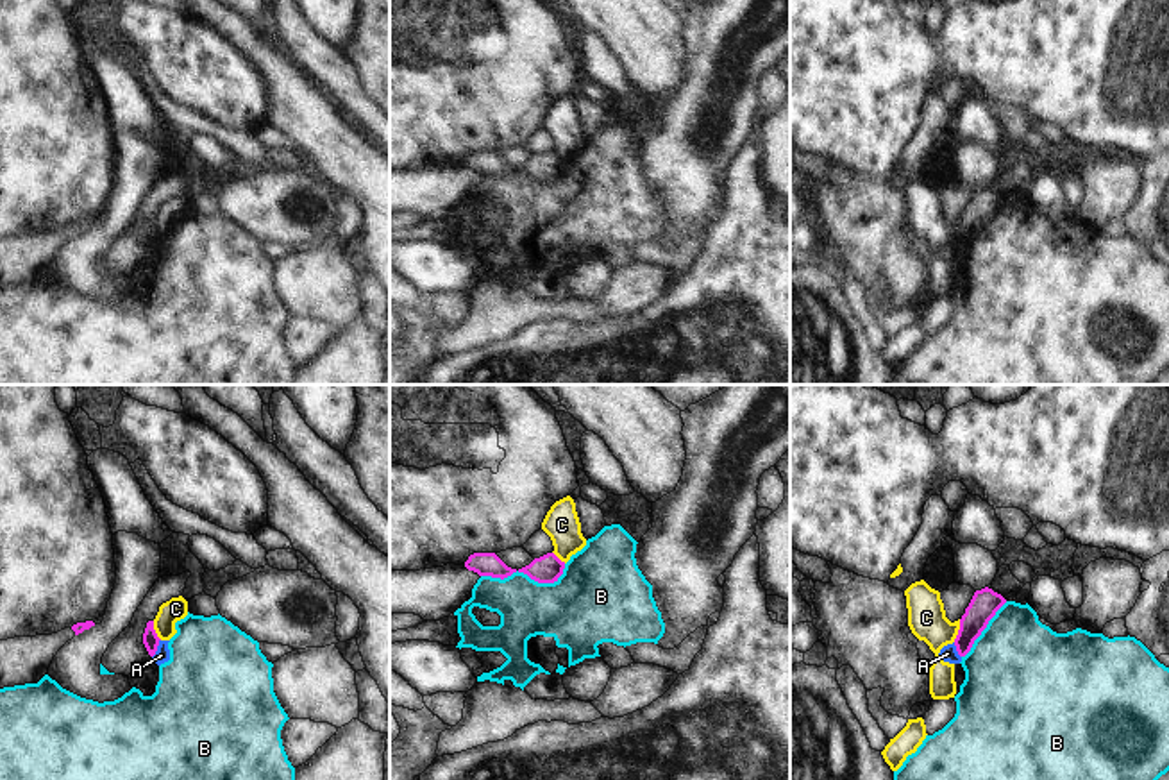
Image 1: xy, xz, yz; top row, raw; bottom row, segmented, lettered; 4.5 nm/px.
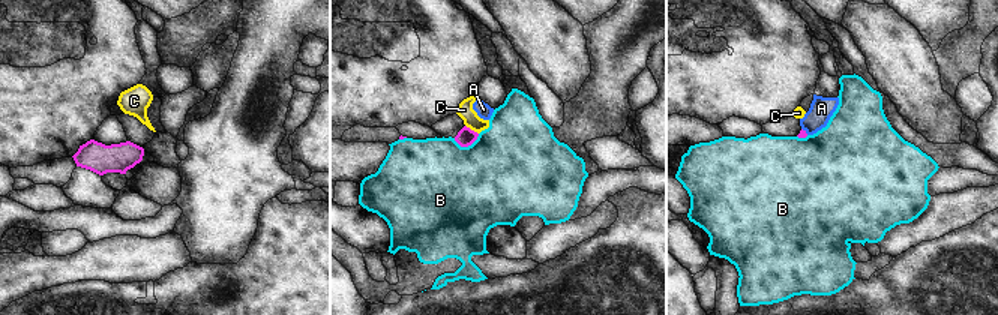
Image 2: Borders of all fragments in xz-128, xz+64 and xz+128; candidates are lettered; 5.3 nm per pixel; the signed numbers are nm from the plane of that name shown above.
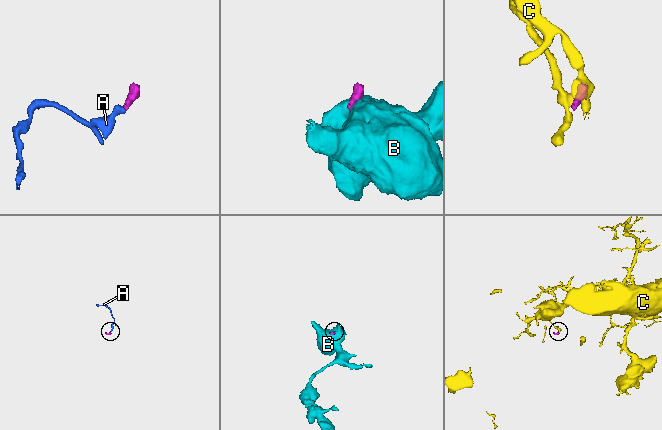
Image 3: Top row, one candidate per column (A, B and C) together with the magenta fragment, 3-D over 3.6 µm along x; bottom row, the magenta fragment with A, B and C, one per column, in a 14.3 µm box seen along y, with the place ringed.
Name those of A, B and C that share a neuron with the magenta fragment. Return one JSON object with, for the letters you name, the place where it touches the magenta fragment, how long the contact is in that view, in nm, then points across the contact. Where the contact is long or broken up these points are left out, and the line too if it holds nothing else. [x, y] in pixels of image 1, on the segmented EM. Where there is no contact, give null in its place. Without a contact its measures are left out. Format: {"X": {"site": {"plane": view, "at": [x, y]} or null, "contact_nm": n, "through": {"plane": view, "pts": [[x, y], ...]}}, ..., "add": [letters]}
{"add": []}

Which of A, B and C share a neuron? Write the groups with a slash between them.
A / B / C

